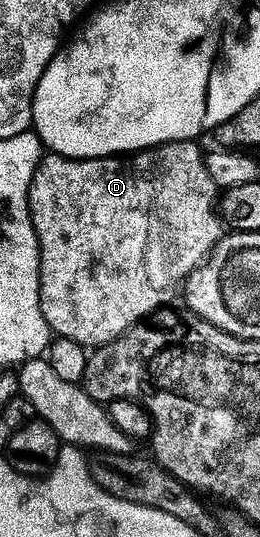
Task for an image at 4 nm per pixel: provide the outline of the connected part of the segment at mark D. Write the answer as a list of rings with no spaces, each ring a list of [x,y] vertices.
[[[193,140],[190,142],[171,142],[165,146],[155,146],[152,150],[141,150],[140,153],[131,156],[117,156],[114,158],[63,158],[60,154],[49,153],[47,156],[41,157],[40,166],[36,169],[36,175],[32,181],[32,187],[28,193],[30,200],[30,212],[32,213],[32,223],[36,229],[38,236],[38,244],[40,245],[40,303],[42,304],[42,316],[46,316],[46,324],[53,332],[56,338],[65,338],[66,340],[74,340],[79,346],[85,348],[99,348],[110,344],[114,340],[118,340],[128,330],[133,330],[135,326],[141,325],[145,320],[151,316],[155,310],[163,308],[167,302],[172,302],[176,298],[176,293],[181,293],[182,287],[187,283],[189,276],[194,271],[203,266],[212,254],[213,248],[220,243],[220,239],[226,233],[226,227],[222,221],[221,215],[217,213],[218,210],[218,187],[216,182],[210,176],[208,171],[208,163],[206,161],[205,151],[200,151],[201,143]]]

